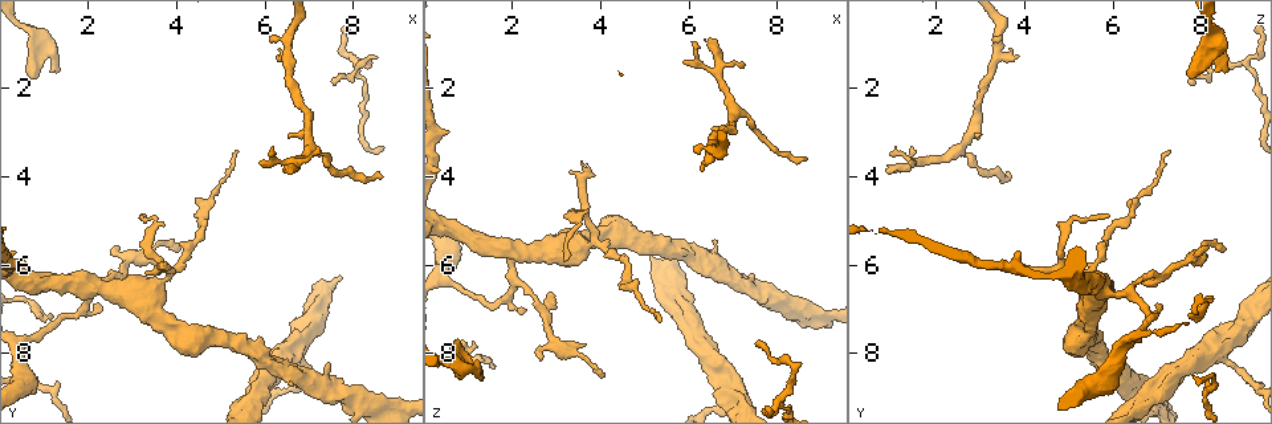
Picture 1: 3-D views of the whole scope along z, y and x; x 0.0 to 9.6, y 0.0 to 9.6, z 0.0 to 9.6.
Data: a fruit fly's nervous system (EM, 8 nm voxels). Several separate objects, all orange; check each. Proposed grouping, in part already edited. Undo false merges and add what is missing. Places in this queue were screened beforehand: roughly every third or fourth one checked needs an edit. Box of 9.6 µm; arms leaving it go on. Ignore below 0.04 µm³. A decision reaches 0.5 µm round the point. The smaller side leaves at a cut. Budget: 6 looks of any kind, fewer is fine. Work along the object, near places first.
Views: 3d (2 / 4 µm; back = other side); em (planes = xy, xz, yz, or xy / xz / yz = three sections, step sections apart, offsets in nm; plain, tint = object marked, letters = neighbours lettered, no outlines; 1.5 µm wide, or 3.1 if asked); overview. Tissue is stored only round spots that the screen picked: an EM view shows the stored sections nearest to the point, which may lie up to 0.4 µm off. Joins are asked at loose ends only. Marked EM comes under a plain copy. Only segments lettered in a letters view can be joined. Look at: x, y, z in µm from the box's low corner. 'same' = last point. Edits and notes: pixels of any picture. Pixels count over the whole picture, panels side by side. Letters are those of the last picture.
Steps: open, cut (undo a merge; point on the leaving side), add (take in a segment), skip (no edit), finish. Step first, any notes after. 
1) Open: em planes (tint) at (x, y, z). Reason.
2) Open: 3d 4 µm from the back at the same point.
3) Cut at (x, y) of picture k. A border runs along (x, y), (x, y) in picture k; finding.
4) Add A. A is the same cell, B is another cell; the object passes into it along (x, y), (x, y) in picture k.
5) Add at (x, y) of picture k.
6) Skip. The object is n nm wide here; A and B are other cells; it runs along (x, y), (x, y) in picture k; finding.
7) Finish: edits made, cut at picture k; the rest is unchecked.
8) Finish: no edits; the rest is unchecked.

Open: 3d 2 µm at (3.60, 6.05, 3.70). Tapers out.

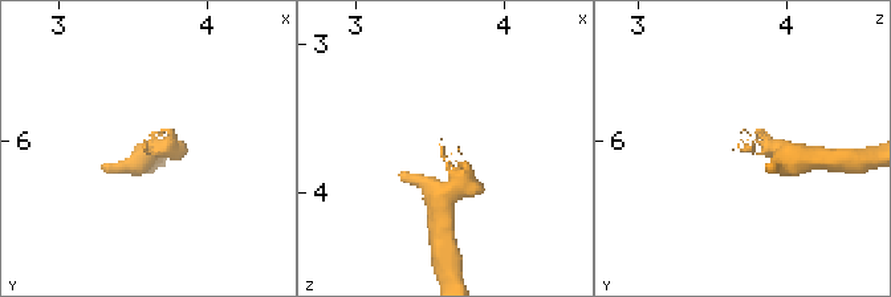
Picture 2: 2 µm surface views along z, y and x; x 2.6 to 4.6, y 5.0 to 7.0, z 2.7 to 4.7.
Open: em planes (letters) at (3.58, 6.00, 3.72). Shape alone is not enough.

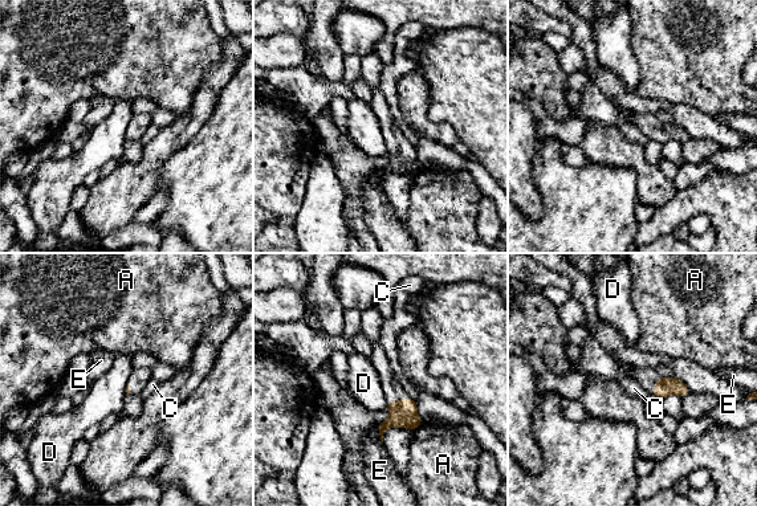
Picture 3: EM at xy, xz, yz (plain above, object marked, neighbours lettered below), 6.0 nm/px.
Skip. A, C, D and E are other cells; a border runs along (682, 398), (667, 395), (662, 400) in picture 3; none of them fits.

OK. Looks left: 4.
Open: 3d 4 µm at (6.65, 3.85, 0.85). Tapers out.

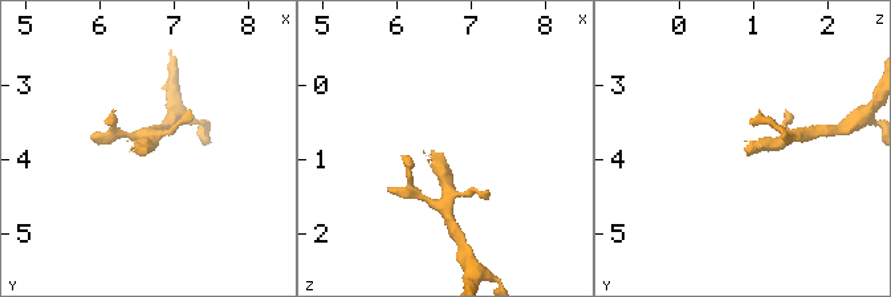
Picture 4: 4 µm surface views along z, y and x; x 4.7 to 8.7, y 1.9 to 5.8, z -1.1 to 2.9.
Open: em yz step 4 (letters) at (6.60, 3.90, 0.90). Need the tissue.

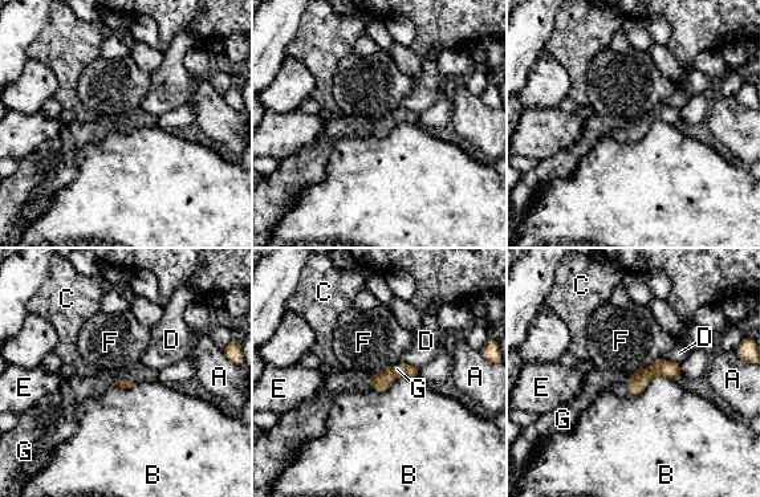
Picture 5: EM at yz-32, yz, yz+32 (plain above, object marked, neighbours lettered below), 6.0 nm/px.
Add G. G is the same cell, A, B, C, D, E and F are other cells; the object passes into it along (120, 383), (124, 381), (93, 387) in picture 5; the neuron continues.

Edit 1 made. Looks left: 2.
Open: em planes (letters) at (3.60, 6.45, 5.55). Small branch off a trunk.

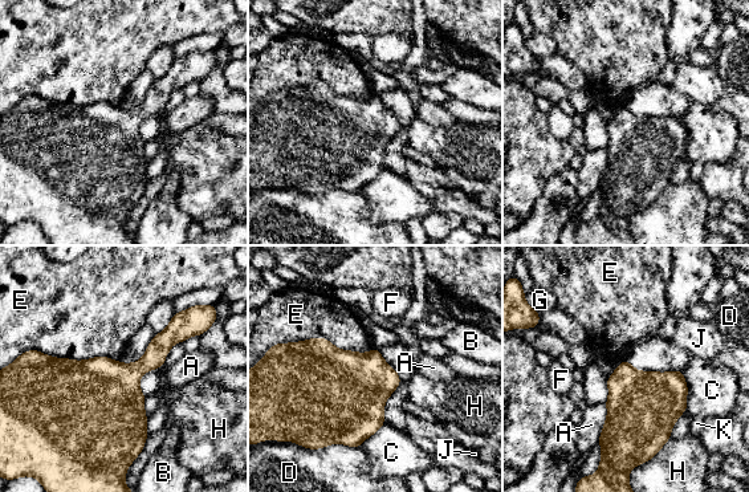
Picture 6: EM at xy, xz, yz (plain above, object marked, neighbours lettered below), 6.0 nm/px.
Skip. The longest contact is with E, 500 nm; A, B, C, D, E, F, G, H, J and K are other cells; all the same neuron.

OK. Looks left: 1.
Finish: edits made, add at picture 5; the rest is unchecked.

